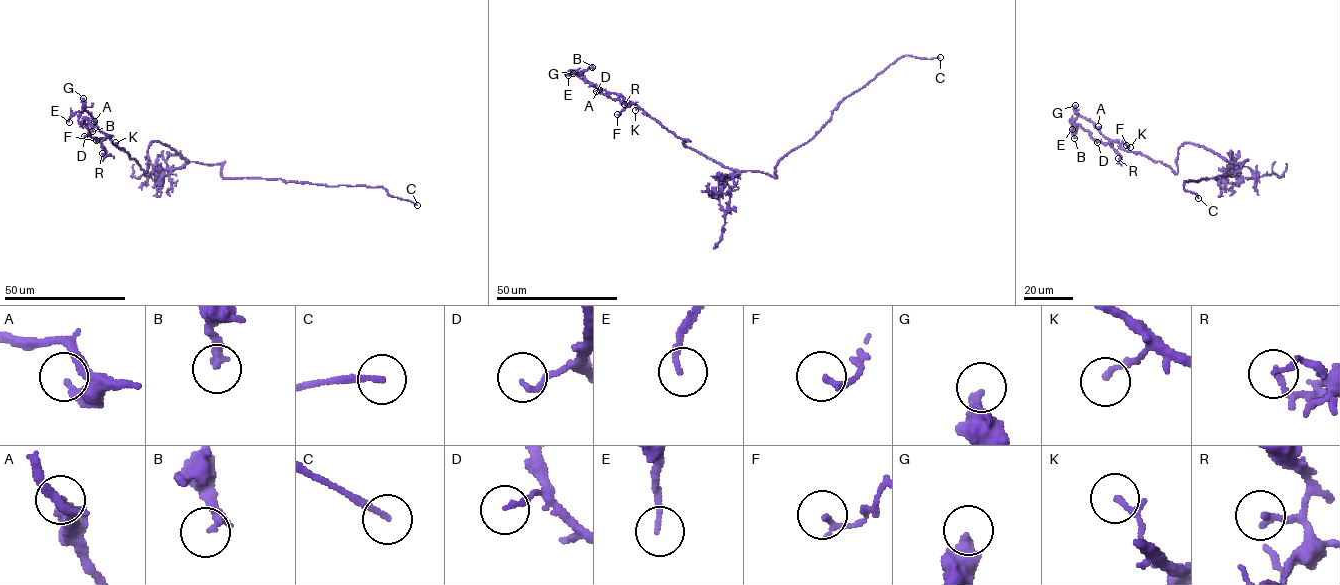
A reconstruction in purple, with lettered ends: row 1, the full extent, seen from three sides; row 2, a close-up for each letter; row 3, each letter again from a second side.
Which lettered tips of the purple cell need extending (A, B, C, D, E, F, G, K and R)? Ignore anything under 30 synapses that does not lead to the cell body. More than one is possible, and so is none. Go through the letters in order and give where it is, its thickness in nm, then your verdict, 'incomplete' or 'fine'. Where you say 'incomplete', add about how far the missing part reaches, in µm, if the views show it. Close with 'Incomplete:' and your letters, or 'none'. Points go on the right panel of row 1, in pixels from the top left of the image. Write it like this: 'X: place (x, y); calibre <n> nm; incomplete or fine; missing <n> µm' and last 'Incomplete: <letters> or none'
A: place (1098, 126); calibre 280 nm; fine
B: place (1074, 138); calibre 240 nm; fine
C: place (1198, 198); calibre 190 nm; incomplete; missing 10 µm
D: place (1097, 142); calibre 140 nm; fine
E: place (1072, 129); calibre 130 nm; fine
F: place (1126, 145); calibre 180 nm; fine
G: place (1075, 105); calibre 400 nm; fine
K: place (1130, 147); calibre 180 nm; fine
R: place (1118, 158); calibre 130 nm; fine
Incomplete: C

